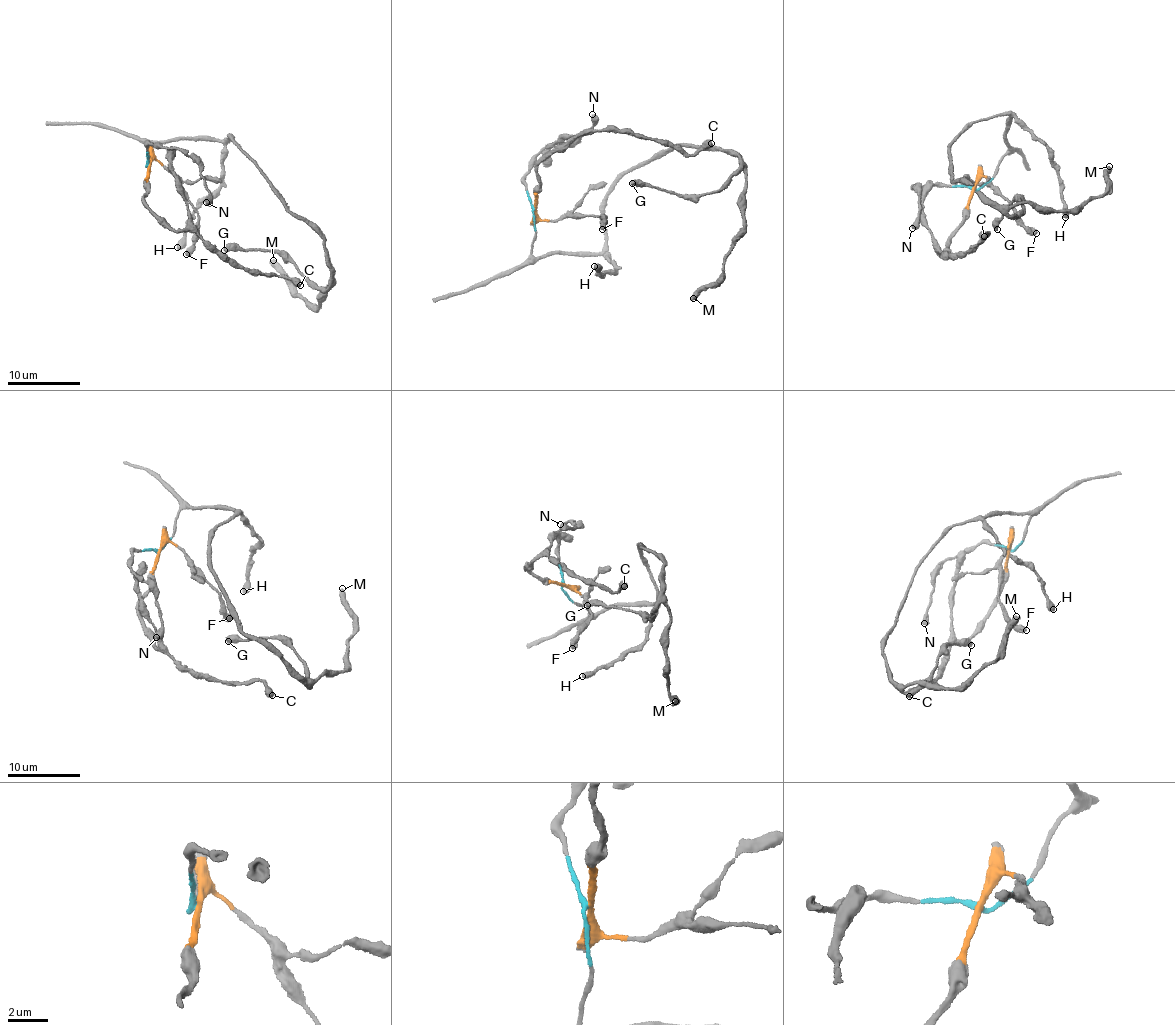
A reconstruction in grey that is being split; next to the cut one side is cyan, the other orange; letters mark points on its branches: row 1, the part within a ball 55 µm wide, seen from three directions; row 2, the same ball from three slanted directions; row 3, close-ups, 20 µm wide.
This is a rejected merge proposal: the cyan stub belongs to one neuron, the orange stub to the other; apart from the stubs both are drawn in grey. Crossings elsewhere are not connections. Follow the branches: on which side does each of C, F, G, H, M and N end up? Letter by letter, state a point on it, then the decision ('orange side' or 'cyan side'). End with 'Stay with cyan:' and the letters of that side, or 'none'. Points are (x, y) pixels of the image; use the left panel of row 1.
C: (300, 285) | orange side
F: (186, 254) | orange side
G: (224, 250) | cyan side
H: (177, 247) | cyan side
M: (273, 260) | cyan side
N: (206, 202) | cyan side
Stay with cyan: G, H, M, N

